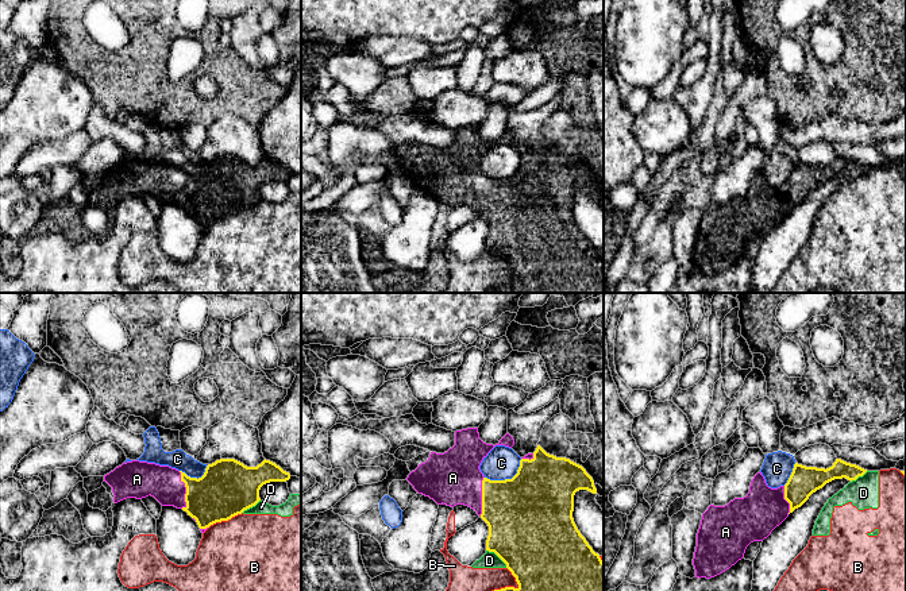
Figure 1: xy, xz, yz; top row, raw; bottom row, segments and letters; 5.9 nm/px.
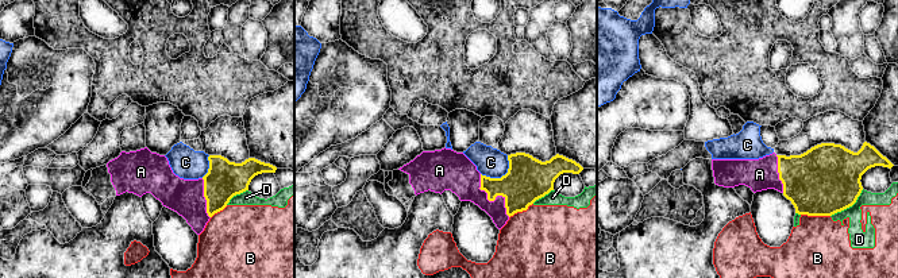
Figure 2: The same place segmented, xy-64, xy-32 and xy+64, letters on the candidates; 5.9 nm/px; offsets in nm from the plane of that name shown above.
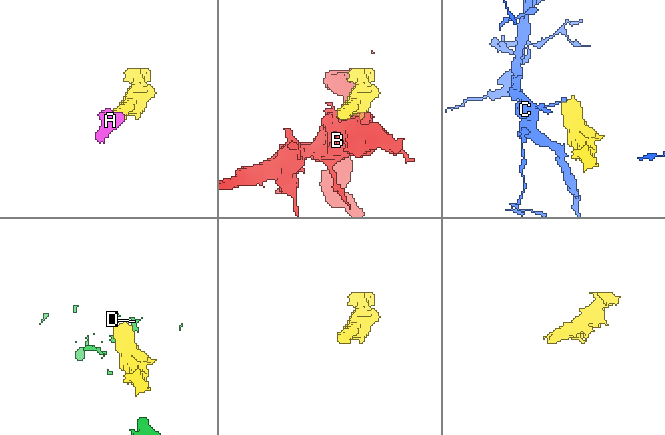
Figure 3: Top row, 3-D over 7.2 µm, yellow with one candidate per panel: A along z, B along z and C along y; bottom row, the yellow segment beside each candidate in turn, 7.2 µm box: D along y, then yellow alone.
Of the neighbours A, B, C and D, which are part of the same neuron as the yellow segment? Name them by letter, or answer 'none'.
A

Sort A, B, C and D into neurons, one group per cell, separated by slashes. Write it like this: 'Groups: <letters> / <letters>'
Groups: A / B D / C

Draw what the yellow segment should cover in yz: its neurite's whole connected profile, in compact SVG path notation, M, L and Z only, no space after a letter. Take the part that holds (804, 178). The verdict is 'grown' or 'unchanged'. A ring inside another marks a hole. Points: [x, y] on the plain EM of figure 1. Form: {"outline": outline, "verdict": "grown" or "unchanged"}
{"outline": "M836 157L829 166L795 161L784 184L771 186L757 170L744 196L725 204L710 202L702 212L693 263L695 275L714 275L744 255L747 244L763 239L790 210L834 177L856 178L867 167Z", "verdict": "grown"}

